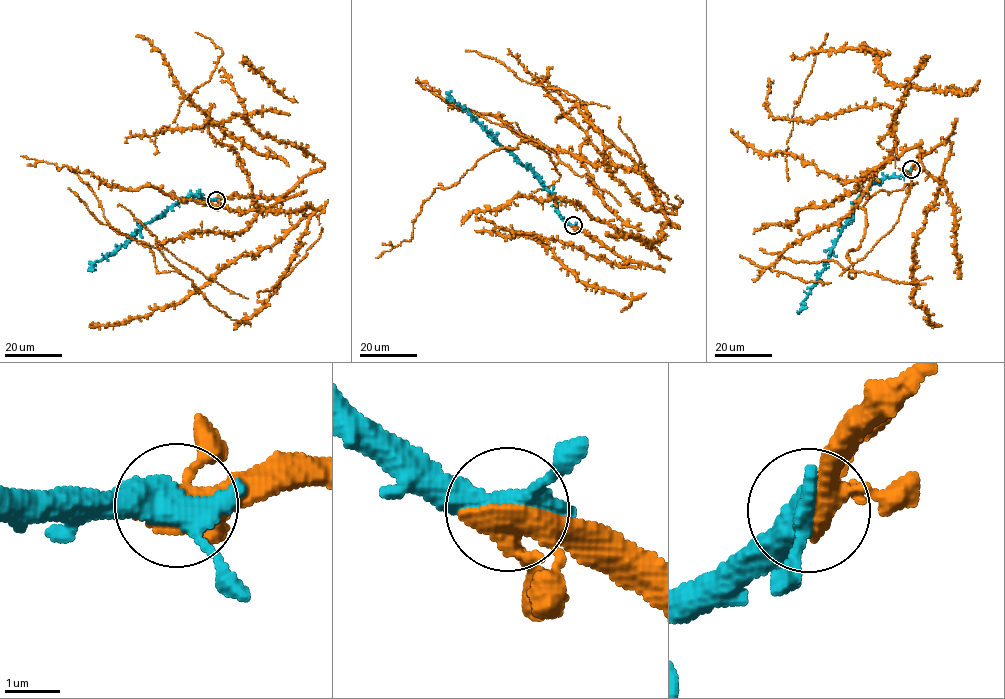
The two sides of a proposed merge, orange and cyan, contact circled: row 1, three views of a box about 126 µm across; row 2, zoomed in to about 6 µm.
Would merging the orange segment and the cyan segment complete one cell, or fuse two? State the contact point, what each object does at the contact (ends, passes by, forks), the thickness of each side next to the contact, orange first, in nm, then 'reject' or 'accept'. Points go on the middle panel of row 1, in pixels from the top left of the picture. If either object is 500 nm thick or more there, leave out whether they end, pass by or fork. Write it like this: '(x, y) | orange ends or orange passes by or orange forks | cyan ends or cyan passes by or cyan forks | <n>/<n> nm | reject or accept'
(573, 225) | orange forks | cyan forks | 400/360 nm | accept

